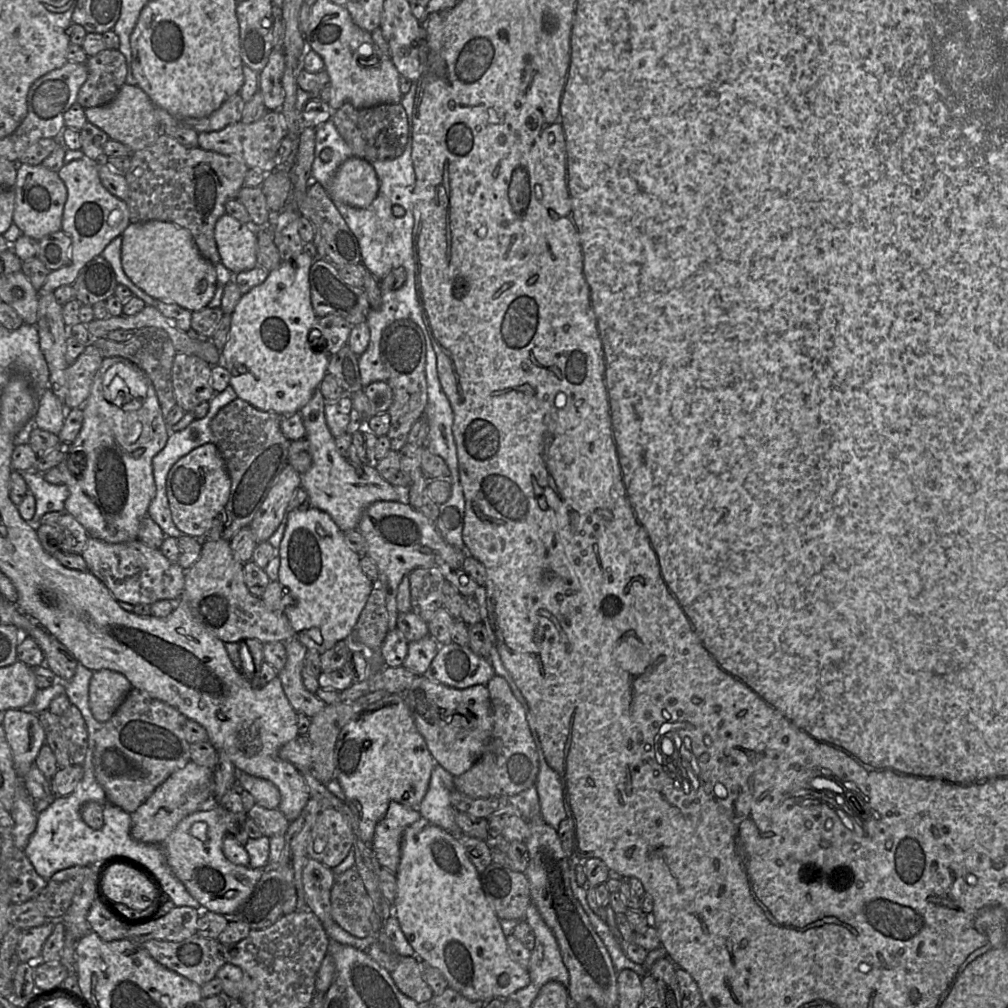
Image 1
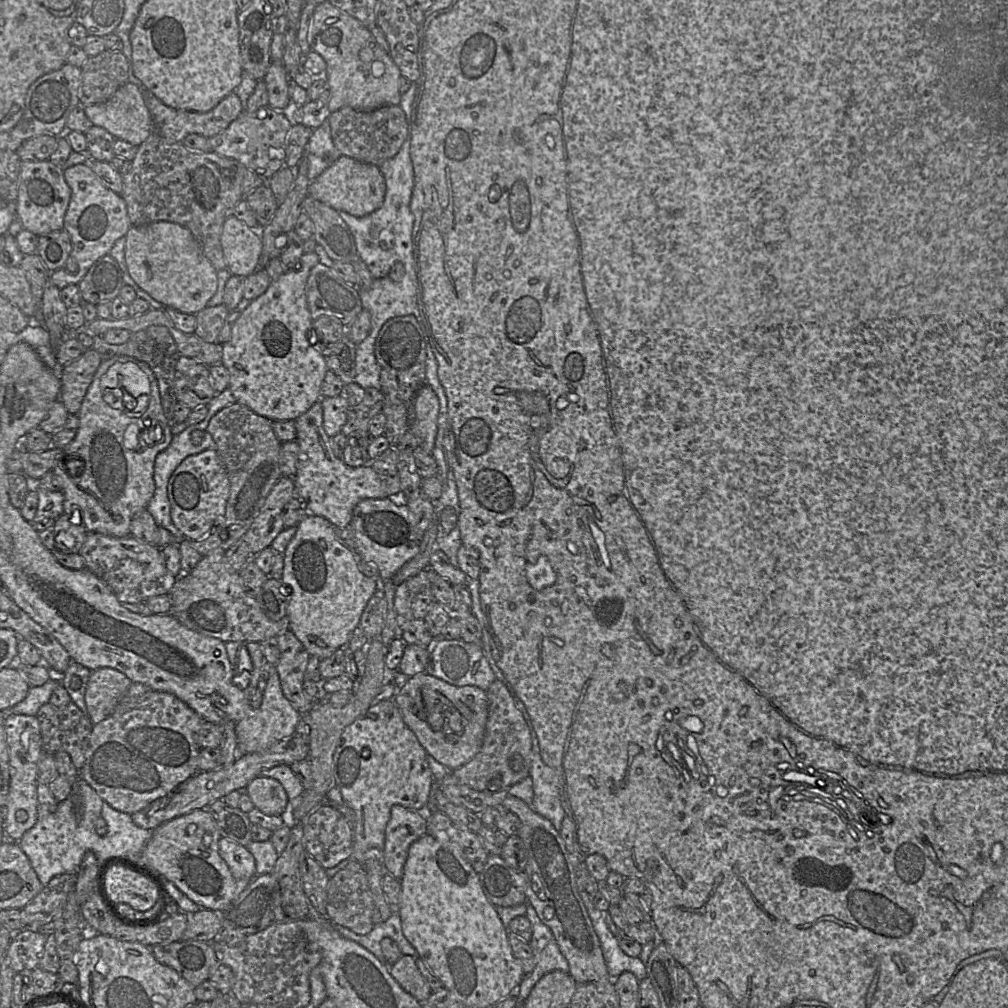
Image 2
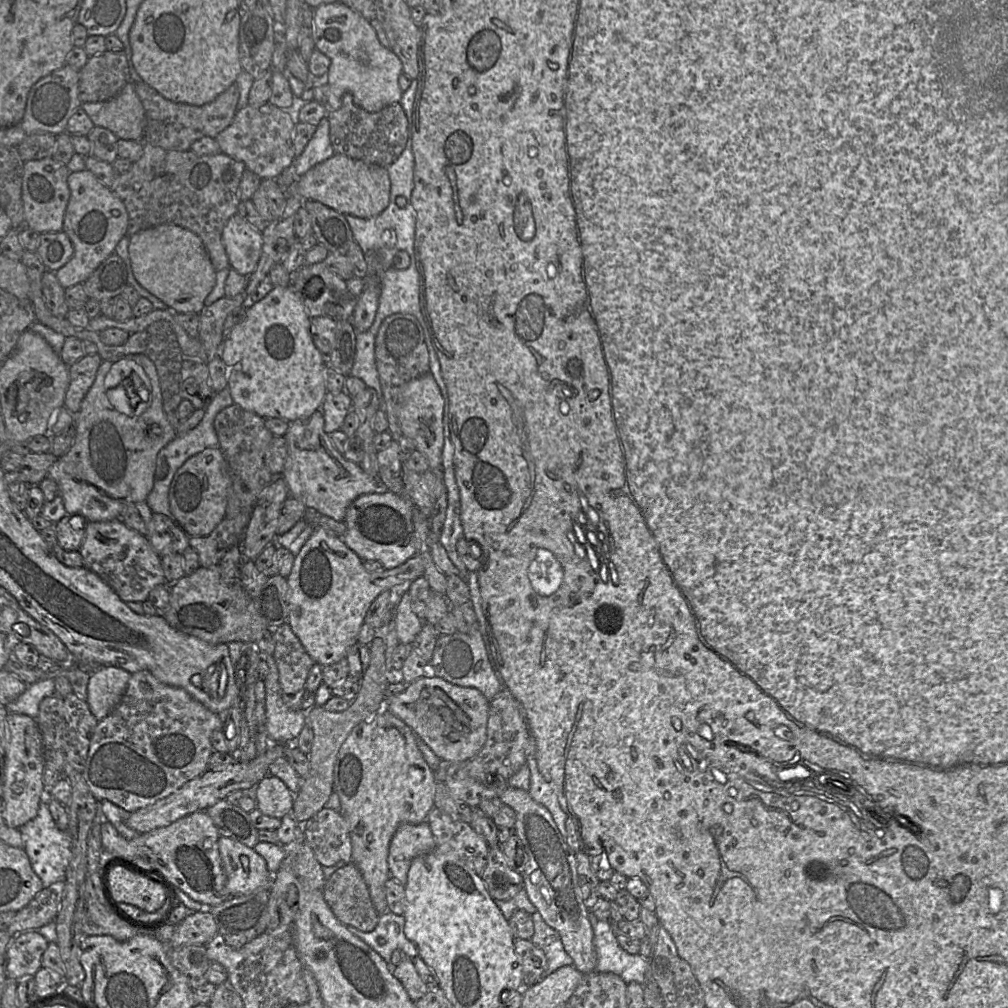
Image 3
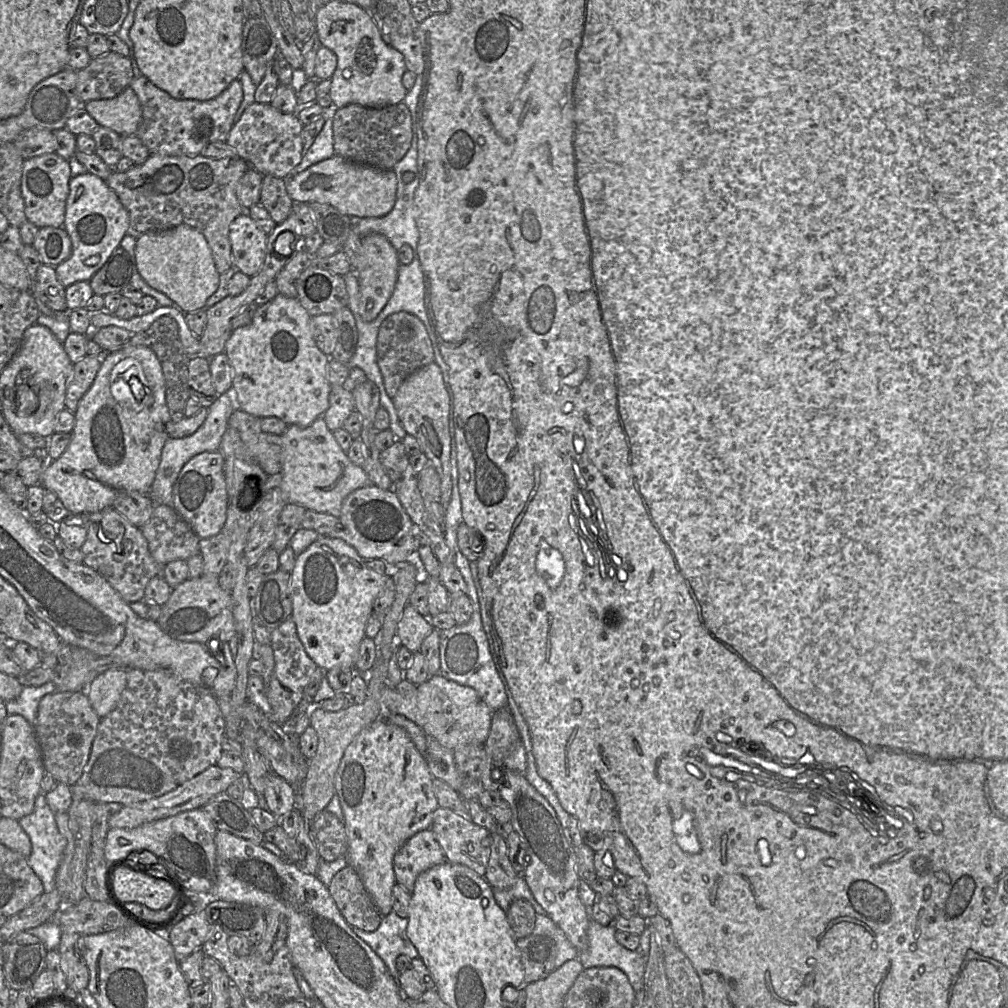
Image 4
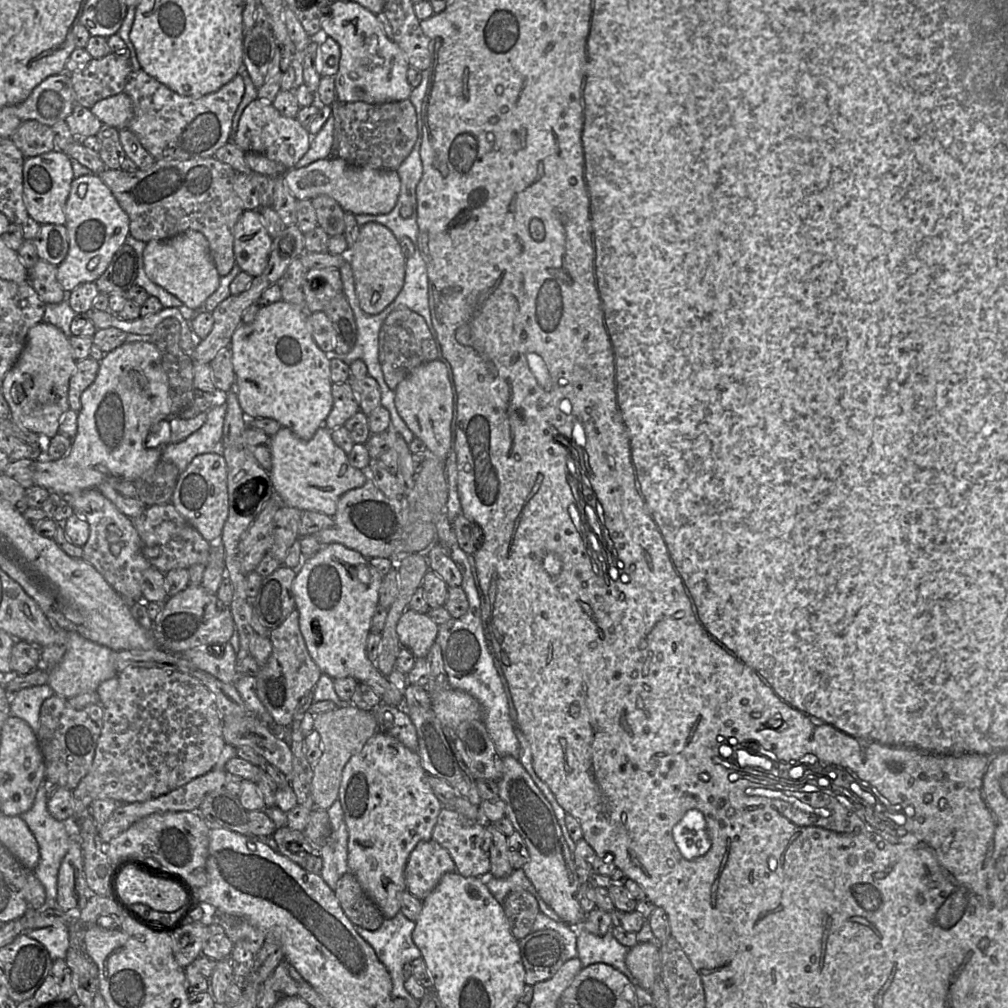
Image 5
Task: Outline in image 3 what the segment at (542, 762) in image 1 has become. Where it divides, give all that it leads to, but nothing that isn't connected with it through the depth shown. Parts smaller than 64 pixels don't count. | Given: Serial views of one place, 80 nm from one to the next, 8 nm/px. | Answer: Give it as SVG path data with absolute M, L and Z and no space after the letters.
M532 734L528 738L526 763L530 771L529 794L532 799L545 806L551 813L560 833L566 835L565 821L567 814L562 810L555 787L540 773L536 759L536 741Z

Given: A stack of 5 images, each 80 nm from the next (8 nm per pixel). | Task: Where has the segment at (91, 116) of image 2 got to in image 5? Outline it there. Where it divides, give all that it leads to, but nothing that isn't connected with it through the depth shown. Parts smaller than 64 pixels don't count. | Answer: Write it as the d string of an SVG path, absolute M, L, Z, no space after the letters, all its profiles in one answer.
M125 92L98 101L90 110L103 124L118 130L127 129L133 117L132 101Z

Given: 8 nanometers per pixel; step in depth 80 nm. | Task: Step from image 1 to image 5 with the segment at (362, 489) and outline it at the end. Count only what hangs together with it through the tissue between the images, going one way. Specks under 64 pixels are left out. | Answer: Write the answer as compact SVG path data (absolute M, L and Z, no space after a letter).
M321 426L308 441L298 438L289 428L282 427L271 436L272 466L269 476L275 495L282 505L333 517L339 498L349 490L362 487L367 480L364 471L349 463L347 454L335 444L331 430L325 426Z

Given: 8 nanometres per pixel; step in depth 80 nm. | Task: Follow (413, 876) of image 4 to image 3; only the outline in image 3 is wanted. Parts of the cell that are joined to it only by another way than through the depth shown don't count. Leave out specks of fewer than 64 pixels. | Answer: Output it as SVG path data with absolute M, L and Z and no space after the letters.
M426 821L416 825L401 824L389 845L388 866L391 876L404 886L412 860L433 851L436 847Z

